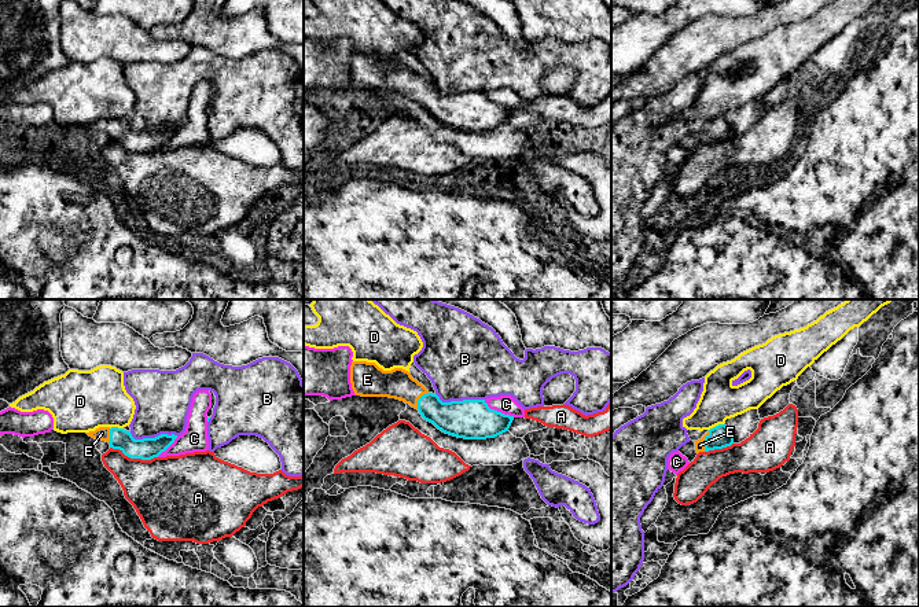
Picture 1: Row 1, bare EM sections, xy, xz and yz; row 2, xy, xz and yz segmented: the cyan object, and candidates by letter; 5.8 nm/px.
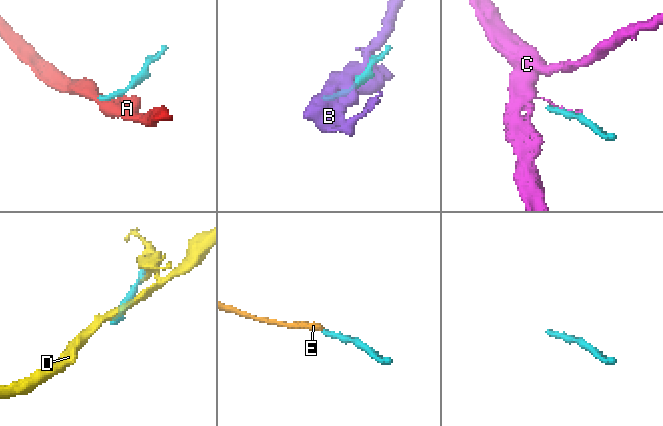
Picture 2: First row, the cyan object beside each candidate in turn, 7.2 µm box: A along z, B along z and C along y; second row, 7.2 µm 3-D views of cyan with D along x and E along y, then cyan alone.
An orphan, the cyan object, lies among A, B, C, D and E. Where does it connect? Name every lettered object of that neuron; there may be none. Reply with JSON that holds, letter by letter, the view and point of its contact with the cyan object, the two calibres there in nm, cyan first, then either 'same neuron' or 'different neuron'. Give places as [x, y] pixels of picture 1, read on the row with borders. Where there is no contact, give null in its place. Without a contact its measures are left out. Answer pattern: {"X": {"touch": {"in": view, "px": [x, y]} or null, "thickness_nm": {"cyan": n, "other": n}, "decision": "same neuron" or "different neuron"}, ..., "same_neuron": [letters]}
{"A": {"touch": {"in": "xy", "px": [133, 457]}, "thickness_nm": {"cyan": 130, "other": 380}, "decision": "different neuron"}, "B": {"touch": {"in": "xy", "px": [153, 438]}, "thickness_nm": {"cyan": 130, "other": 320}, "decision": "different neuron"}, "C": {"touch": {"in": "xz", "px": [499, 412]}, "thickness_nm": {"cyan": 240, "other": 110}, "decision": "different neuron"}, "D": {"touch": {"in": "yz", "px": [716, 426]}, "thickness_nm": {"cyan": 130, "other": 220}, "decision": "different neuron"}, "E": {"touch": {"in": "yz", "px": [705, 441]}, "thickness_nm": {"cyan": 130, "other": 60}, "decision": "same neuron"}, "same_neuron": ["E"]}

